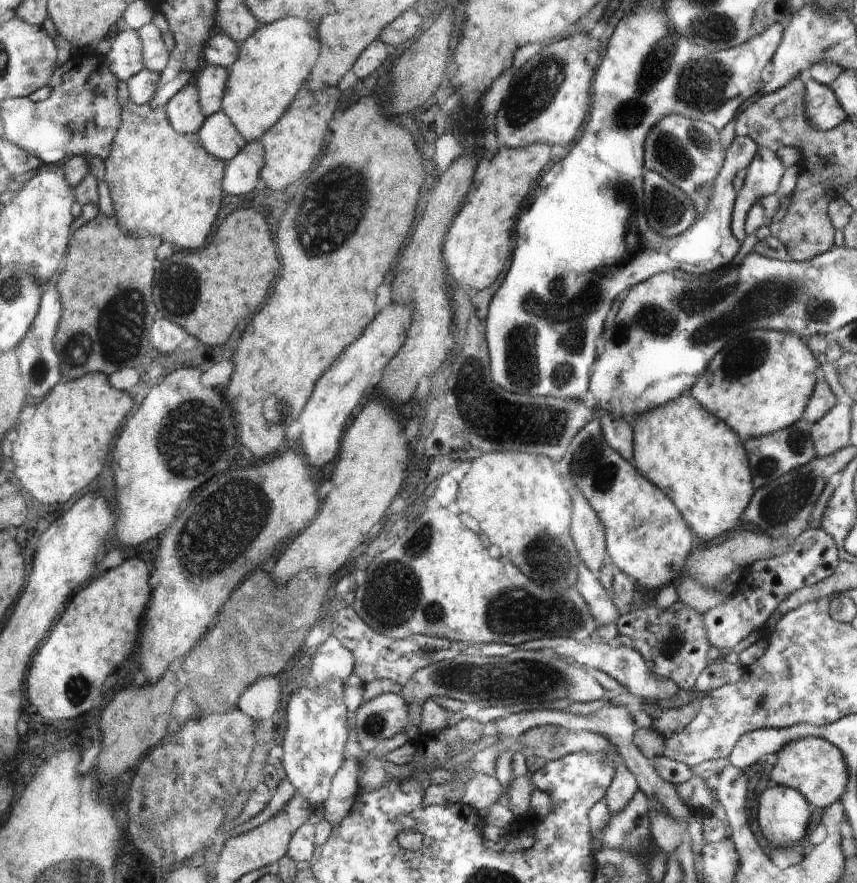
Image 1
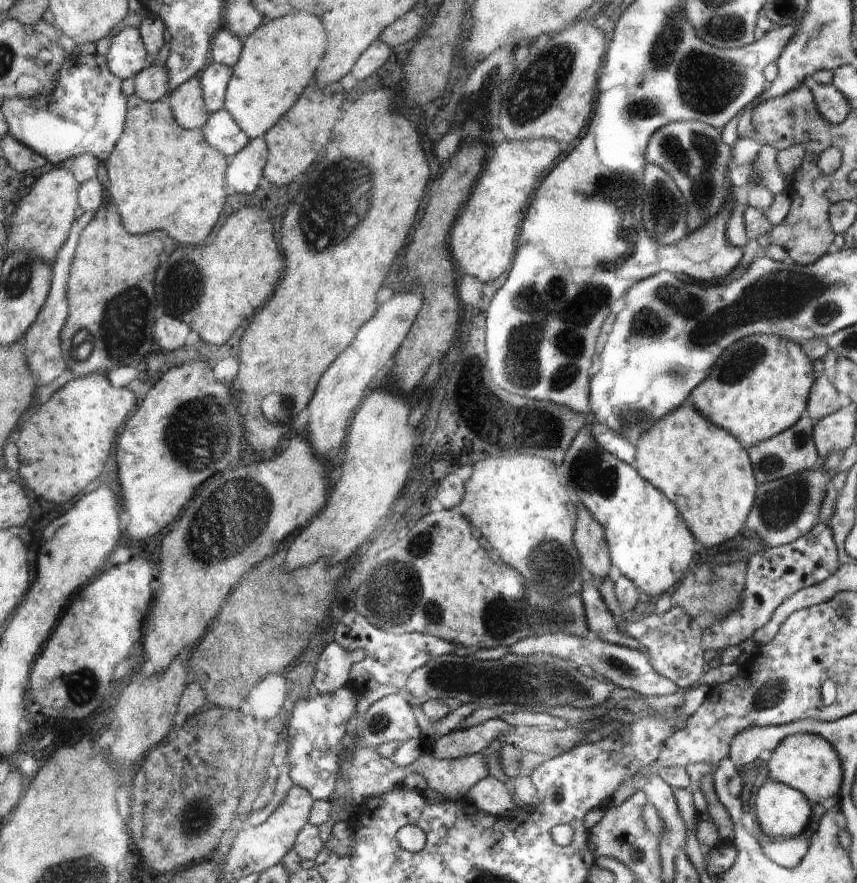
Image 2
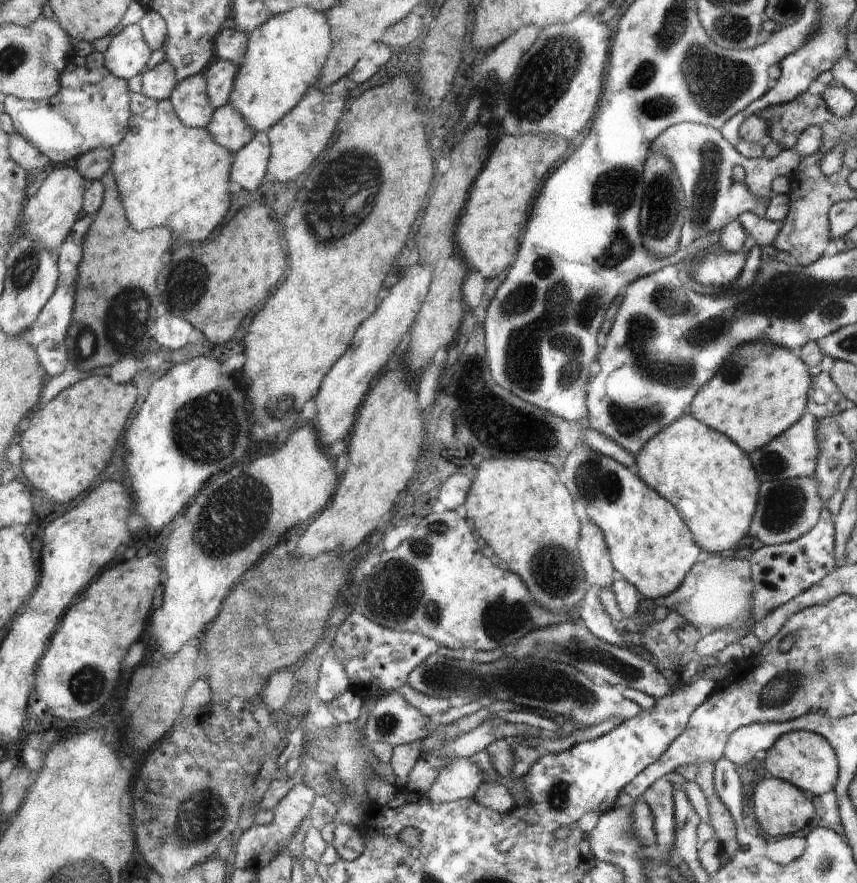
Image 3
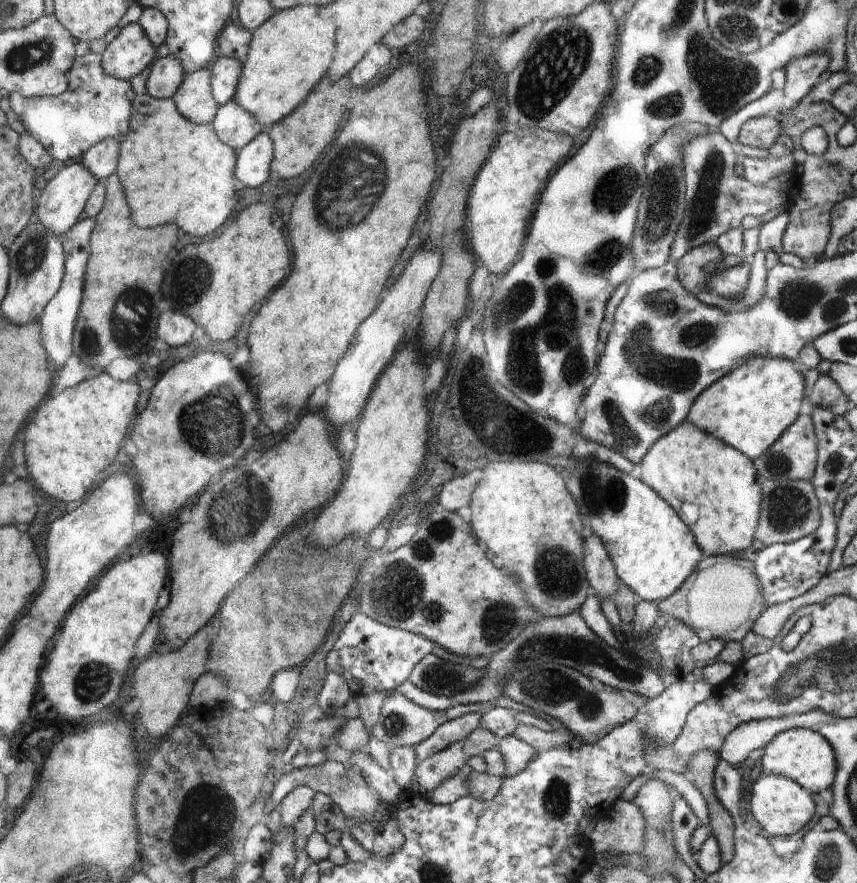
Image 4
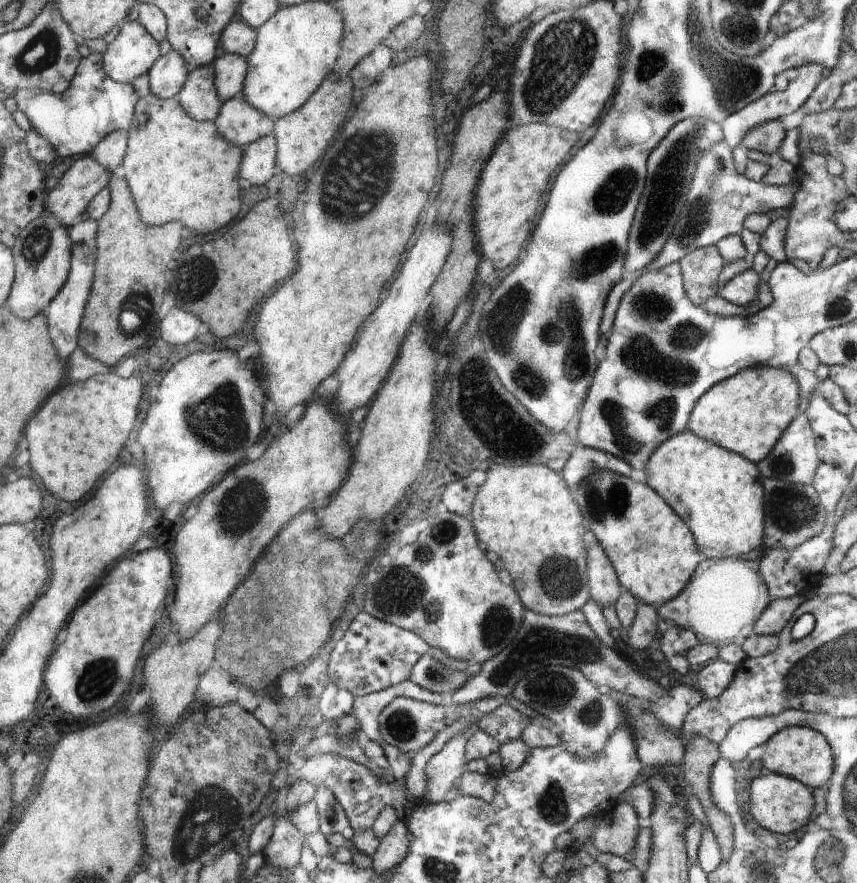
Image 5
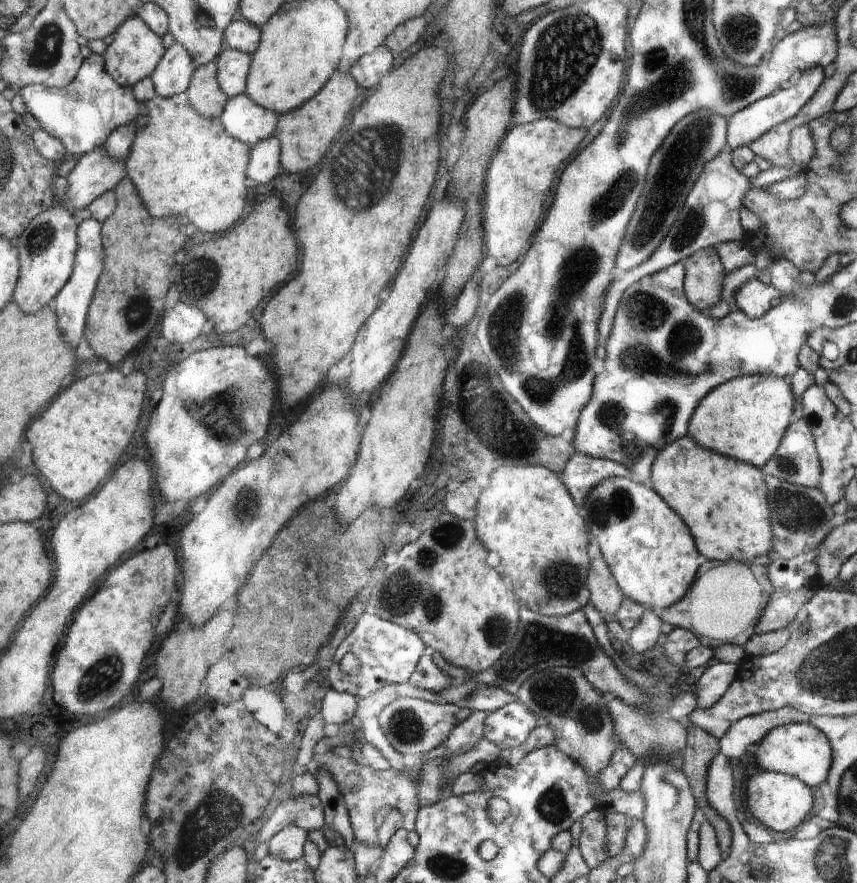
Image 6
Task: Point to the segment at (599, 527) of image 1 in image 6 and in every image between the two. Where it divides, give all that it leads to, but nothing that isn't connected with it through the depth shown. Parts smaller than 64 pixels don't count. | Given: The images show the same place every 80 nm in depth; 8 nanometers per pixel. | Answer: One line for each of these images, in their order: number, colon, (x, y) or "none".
2: (590, 539)
3: (598, 567)
4: (604, 578)
5: (605, 587)
6: (606, 595)

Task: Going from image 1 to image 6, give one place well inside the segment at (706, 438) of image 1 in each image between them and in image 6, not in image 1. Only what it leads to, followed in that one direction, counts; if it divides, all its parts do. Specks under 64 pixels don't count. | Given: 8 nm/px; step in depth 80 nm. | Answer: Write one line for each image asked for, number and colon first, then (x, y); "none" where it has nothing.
2: (703, 469)
3: (710, 478)
4: (726, 514)
5: (722, 494)
6: (725, 501)

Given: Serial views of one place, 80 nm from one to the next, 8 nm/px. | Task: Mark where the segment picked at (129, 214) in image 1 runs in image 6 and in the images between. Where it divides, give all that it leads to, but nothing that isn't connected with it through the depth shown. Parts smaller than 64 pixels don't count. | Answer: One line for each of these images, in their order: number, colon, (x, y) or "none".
2: (163, 177)
3: (174, 175)
4: (175, 170)
5: (179, 168)
6: (183, 162)

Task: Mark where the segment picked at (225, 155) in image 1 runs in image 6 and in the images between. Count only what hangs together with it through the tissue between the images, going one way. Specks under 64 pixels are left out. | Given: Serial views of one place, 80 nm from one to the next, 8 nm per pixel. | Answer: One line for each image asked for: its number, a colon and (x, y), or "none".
2: (221, 132)
3: (228, 128)
4: (234, 125)
5: (239, 123)
6: (243, 119)

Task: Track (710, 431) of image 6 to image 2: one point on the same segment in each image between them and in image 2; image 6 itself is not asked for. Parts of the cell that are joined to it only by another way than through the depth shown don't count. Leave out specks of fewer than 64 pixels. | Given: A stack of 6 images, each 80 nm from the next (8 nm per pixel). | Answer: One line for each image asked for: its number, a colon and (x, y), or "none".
2: (759, 389)
3: (761, 391)
4: (751, 407)
5: (731, 414)

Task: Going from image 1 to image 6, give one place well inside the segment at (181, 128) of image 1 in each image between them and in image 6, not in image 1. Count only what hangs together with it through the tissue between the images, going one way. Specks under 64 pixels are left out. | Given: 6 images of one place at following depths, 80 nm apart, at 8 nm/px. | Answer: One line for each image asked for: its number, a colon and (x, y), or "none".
2: (187, 102)
3: (191, 102)
4: (194, 98)
5: (199, 97)
6: (205, 94)

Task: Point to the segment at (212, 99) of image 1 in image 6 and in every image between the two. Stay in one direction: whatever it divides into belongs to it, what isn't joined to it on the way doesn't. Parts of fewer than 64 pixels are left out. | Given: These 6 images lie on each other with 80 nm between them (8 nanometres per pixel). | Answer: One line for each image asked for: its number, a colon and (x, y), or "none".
2: (215, 81)
3: (221, 75)
4: (227, 72)
5: (230, 70)
6: (234, 65)

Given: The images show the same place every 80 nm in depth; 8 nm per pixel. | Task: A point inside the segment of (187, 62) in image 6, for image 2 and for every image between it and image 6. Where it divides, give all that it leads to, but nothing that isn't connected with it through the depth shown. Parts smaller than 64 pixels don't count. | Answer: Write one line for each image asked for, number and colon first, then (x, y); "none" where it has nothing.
2: (152, 84)
3: (159, 83)
4: (167, 74)
5: (166, 79)

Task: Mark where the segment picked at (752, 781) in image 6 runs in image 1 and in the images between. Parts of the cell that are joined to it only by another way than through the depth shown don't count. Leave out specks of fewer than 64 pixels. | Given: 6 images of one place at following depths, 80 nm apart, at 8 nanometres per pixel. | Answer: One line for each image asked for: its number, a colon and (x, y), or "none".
1: (783, 813)
2: (782, 811)
3: (781, 808)
4: (781, 806)
5: (781, 804)

